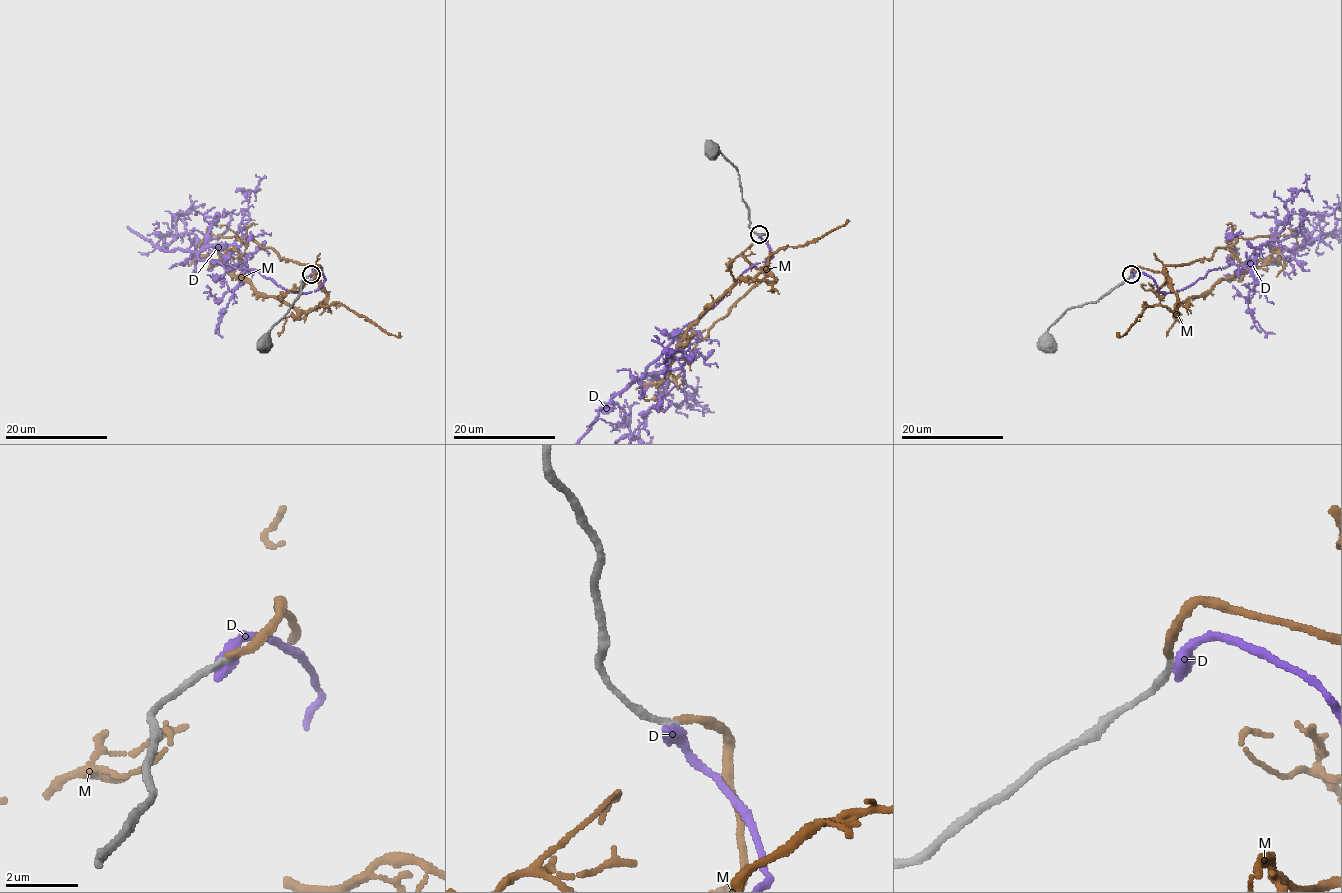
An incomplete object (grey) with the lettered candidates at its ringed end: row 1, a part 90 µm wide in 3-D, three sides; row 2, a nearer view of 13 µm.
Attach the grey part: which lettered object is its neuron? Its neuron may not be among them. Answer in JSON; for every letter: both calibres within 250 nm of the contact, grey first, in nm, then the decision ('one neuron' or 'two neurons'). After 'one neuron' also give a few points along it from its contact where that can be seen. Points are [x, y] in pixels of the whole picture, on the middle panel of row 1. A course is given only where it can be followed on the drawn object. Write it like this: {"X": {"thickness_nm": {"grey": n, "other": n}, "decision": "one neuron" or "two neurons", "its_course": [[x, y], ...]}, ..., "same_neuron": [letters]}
{"D": {"thickness_nm": {"grey": 180, "other": 440}, "decision": "two neurons"}, "M": {"thickness_nm": {"grey": 160, "other": 190}, "decision": "one neuron", "its_course": [[760, 235], [767, 238], [766, 270], [772, 281], [743, 278], [696, 320], [669, 365], [678, 389], [681, 379]]}, "same_neuron": ["M"]}

